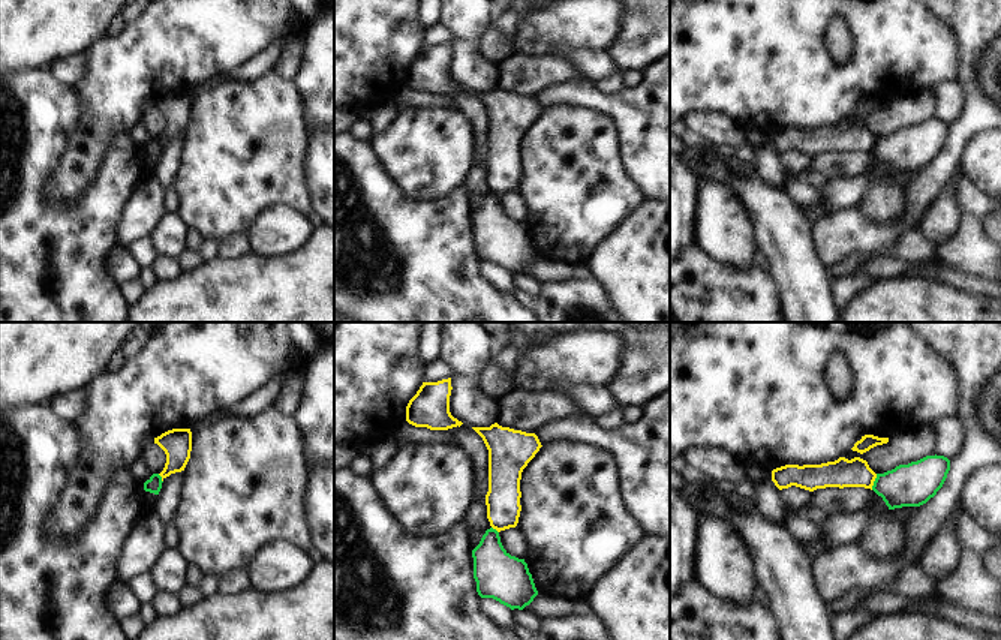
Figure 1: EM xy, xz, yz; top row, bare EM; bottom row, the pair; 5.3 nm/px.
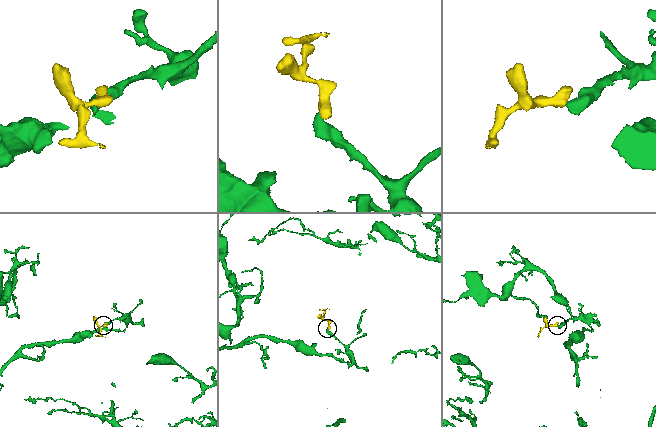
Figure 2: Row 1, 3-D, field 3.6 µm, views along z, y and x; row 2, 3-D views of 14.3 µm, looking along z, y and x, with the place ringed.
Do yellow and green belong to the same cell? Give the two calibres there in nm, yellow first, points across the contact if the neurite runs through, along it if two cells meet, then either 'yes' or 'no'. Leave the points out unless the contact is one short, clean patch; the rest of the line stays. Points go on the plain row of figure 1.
160 nm thick on the yellow side, 240 nm on the other; border along yz (877, 138), (871, 153); no

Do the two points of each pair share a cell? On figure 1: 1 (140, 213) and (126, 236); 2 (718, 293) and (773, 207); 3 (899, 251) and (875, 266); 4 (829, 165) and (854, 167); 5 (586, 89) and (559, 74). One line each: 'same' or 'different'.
1: same
2: different
3: different
4: same
5: different

